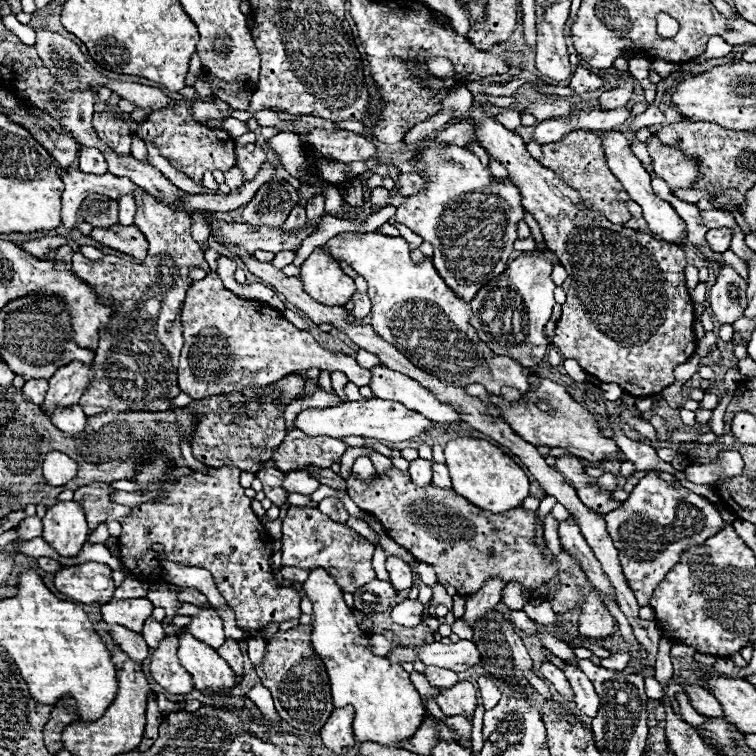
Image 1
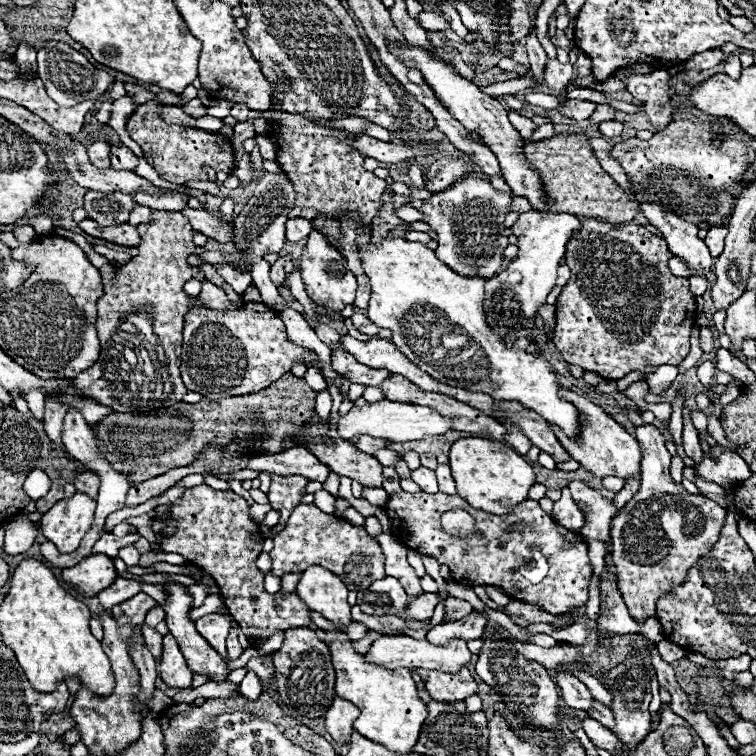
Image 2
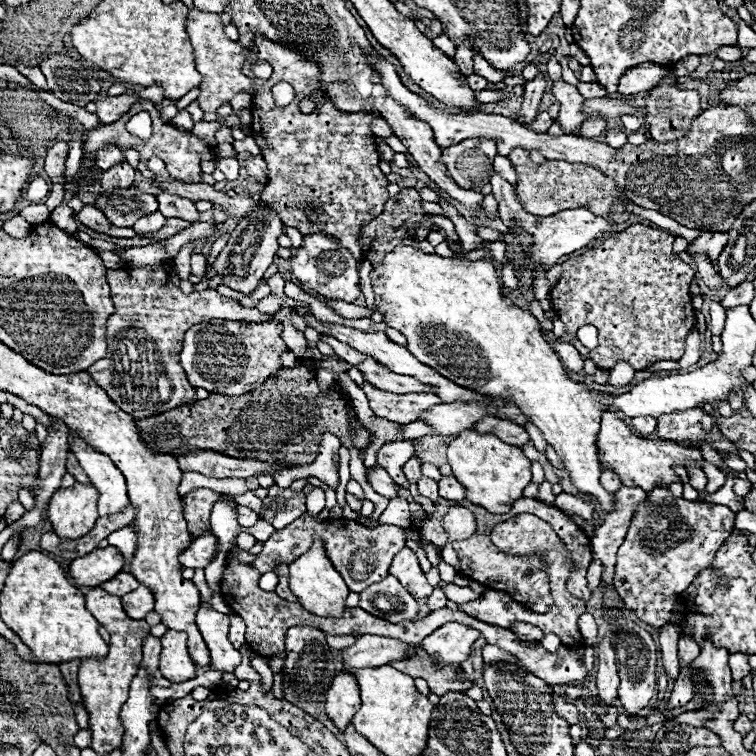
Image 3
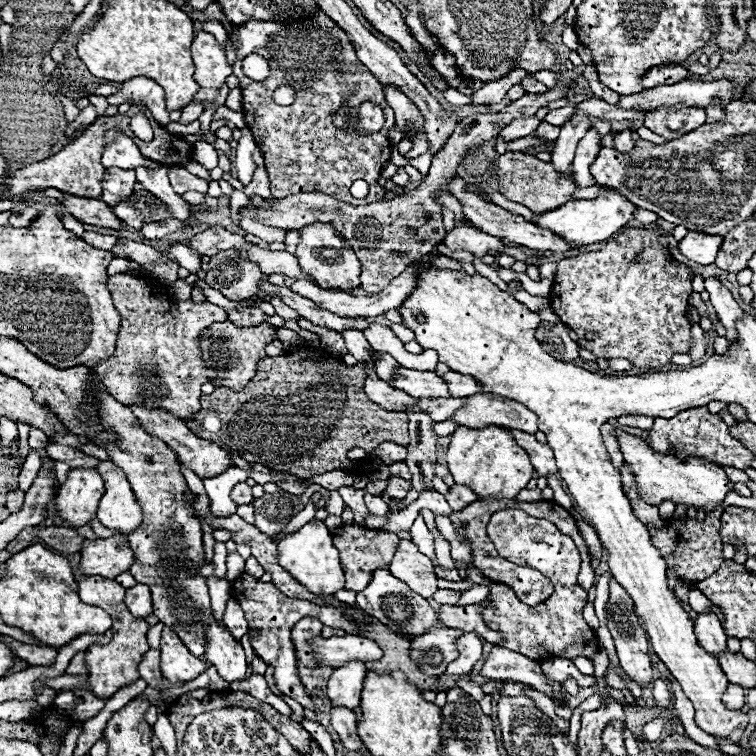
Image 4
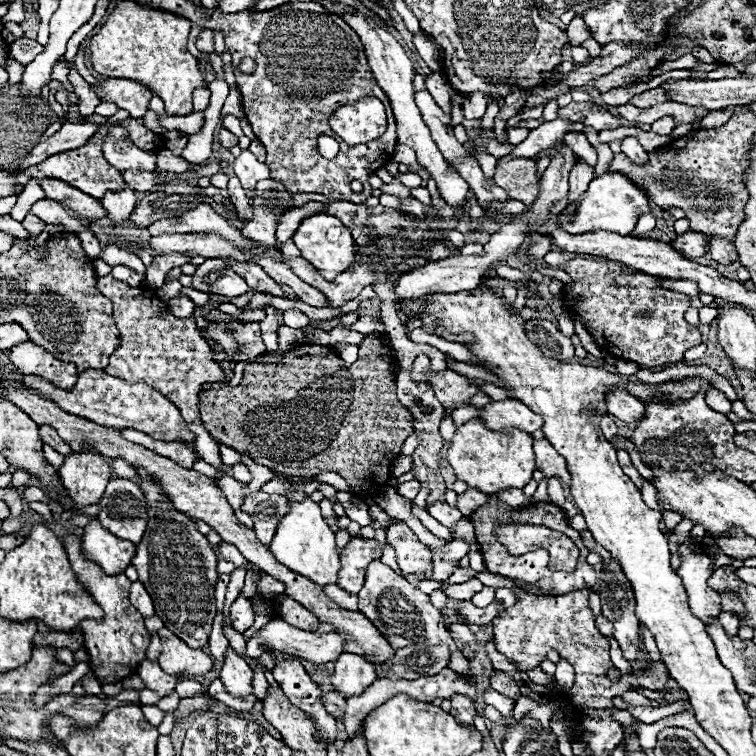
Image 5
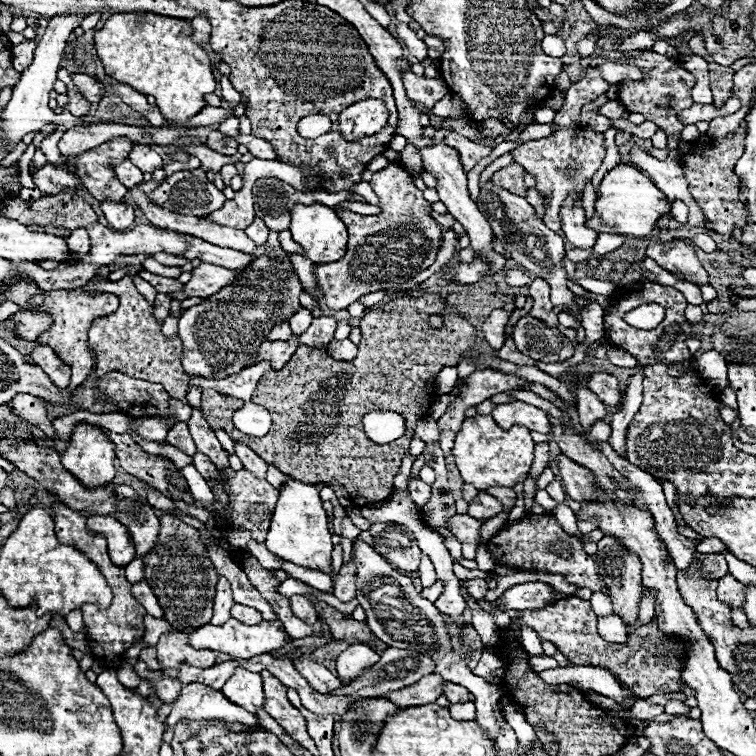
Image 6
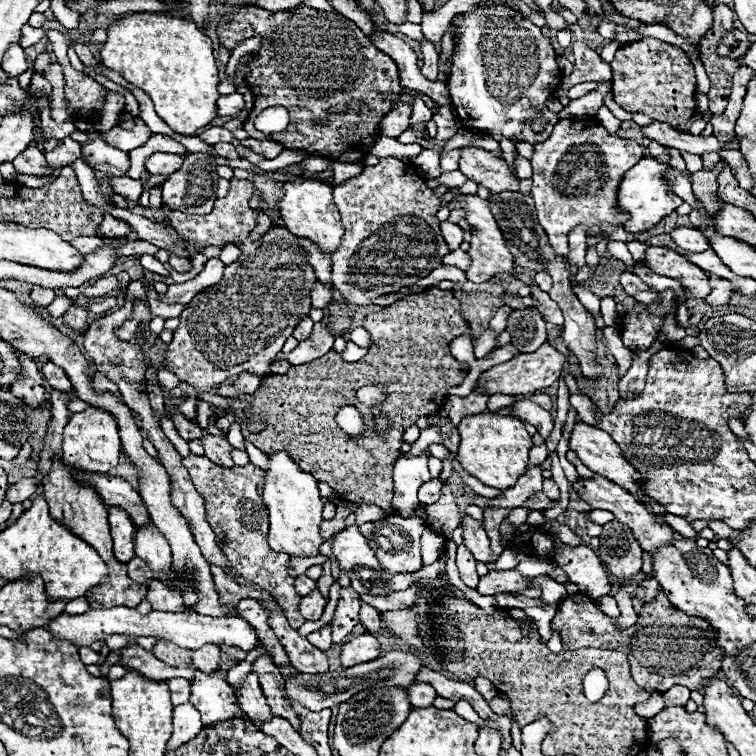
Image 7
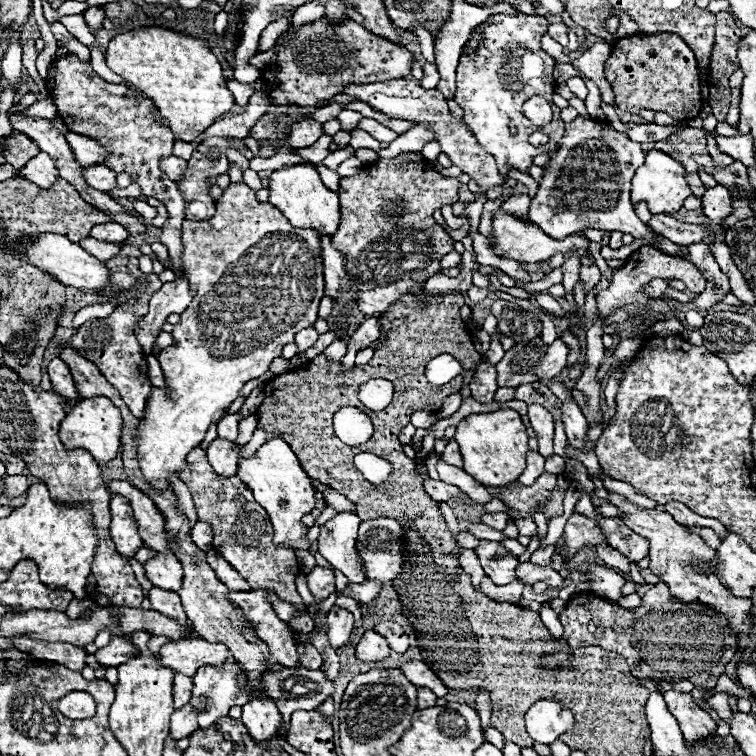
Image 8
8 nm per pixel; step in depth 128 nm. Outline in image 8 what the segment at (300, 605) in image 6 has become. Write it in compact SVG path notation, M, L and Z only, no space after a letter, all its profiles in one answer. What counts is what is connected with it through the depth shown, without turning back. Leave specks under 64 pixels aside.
M314 566L308 572L308 588L314 594L314 604L308 608L310 616L316 620L316 606L326 600L336 588L334 588L334 568L322 568L322 566Z

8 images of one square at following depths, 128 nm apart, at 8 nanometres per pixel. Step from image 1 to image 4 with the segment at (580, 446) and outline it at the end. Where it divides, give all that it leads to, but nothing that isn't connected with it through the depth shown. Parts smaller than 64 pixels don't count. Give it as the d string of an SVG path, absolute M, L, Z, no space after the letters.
M614 430L618 436L618 444L624 454L624 462L628 462L638 478L640 484L640 496L644 502L652 506L660 506L666 500L672 500L676 506L684 504L686 508L696 506L698 510L714 512L724 504L724 498L728 492L734 490L734 482L728 480L726 472L712 462L706 462L704 458L688 458L680 460L674 458L674 454L658 454L654 452L642 438L626 434L622 430Z

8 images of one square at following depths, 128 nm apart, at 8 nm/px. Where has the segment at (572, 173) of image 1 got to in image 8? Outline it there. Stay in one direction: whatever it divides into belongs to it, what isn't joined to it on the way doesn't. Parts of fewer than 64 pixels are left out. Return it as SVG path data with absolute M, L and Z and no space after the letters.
M398 78L398 80L386 80L386 82L372 82L372 84L350 84L342 94L354 96L366 104L370 104L374 110L390 116L390 118L400 118L400 120L410 120L414 124L426 124L432 128L436 134L436 140L442 146L442 152L448 154L448 158L472 180L476 180L484 188L500 186L504 180L498 174L496 160L478 146L474 134L470 134L468 126L456 118L450 116L448 104L442 98L438 90L424 90L416 80L408 78Z

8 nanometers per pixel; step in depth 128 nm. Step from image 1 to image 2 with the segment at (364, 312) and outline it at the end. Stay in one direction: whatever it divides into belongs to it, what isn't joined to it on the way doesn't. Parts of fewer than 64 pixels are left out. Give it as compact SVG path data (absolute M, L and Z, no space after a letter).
M274 104L274 108L276 124L268 126L268 136L278 146L278 166L296 190L296 202L290 210L290 218L306 218L312 222L318 214L324 214L328 218L338 218L340 212L344 212L344 216L356 214L356 218L342 218L344 222L340 234L340 252L348 258L348 266L358 280L358 296L354 306L366 308L370 300L370 282L358 258L356 236L362 232L364 226L372 222L374 214L378 214L378 210L382 208L382 190L386 188L386 182L374 172L364 170L362 164L366 156L352 146L352 132L336 130L332 126L320 126L304 116L286 114L278 104Z

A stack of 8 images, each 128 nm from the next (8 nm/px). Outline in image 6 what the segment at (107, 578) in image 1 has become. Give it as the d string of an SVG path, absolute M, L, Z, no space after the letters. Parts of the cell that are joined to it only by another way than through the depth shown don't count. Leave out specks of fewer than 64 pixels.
M112 514L90 516L88 528L90 528L90 532L106 536L110 560L116 566L126 566L130 560L136 558L134 556L134 544L132 544L132 538L130 538L126 526L122 526Z

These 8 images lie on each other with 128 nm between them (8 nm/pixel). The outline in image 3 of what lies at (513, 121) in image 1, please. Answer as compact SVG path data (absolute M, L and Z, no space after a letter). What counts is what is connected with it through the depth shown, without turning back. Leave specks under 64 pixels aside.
M540 112L538 114L538 118L528 126L528 128L532 128L532 130L536 130L536 132L546 132L550 126L552 126L552 116L550 116L550 112Z

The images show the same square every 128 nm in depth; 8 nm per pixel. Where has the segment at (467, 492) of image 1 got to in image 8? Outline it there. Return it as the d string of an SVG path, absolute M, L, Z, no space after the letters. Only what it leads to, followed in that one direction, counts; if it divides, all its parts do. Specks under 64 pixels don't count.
M496 410L468 414L458 426L454 440L460 446L464 470L484 486L504 486L514 482L526 468L528 434L516 410Z

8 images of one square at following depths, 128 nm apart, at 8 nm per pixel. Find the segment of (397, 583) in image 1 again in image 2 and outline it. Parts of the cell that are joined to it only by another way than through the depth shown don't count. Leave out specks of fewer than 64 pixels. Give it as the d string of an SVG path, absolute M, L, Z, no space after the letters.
M380 532L376 538L378 538L378 542L380 542L380 546L382 546L384 554L386 554L386 562L384 562L386 574L398 578L400 584L404 586L406 594L410 594L410 596L422 594L424 590L420 586L420 578L416 576L414 568L406 560L408 548L402 546L398 540L394 540L390 534L382 534Z

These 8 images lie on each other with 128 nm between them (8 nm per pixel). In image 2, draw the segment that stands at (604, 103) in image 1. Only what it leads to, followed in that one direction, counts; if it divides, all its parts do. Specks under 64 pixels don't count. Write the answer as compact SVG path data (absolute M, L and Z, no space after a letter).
M598 104L598 108L596 108L596 112L588 118L588 122L590 124L600 124L600 122L606 122L606 120L612 120L614 118L614 108L612 106L608 106L608 104Z

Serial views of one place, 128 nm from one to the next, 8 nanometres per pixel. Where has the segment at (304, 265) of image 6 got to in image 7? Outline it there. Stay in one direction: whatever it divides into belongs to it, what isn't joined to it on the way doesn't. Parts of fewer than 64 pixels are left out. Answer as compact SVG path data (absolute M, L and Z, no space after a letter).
M316 282L316 290L312 294L312 306L314 308L324 308L332 300L332 290L320 282Z

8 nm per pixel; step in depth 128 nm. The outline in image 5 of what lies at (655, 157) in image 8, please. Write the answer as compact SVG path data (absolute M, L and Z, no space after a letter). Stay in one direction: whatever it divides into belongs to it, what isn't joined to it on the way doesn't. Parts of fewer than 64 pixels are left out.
M606 172L590 182L586 194L582 196L576 208L574 220L568 216L558 216L558 224L562 226L562 230L570 234L606 230L606 232L628 236L636 228L638 218L646 212L652 212L652 202L646 198L646 194L642 194L642 190L638 190L638 186L634 186L634 182L630 182L630 178L626 178L624 174Z

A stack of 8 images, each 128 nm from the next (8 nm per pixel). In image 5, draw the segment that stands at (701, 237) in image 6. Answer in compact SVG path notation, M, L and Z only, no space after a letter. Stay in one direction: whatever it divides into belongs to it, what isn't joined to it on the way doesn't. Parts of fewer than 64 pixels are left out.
M712 238L708 244L706 244L706 254L720 262L720 264L730 264L734 260L738 260L738 252L734 248L734 242L724 242L720 238Z

